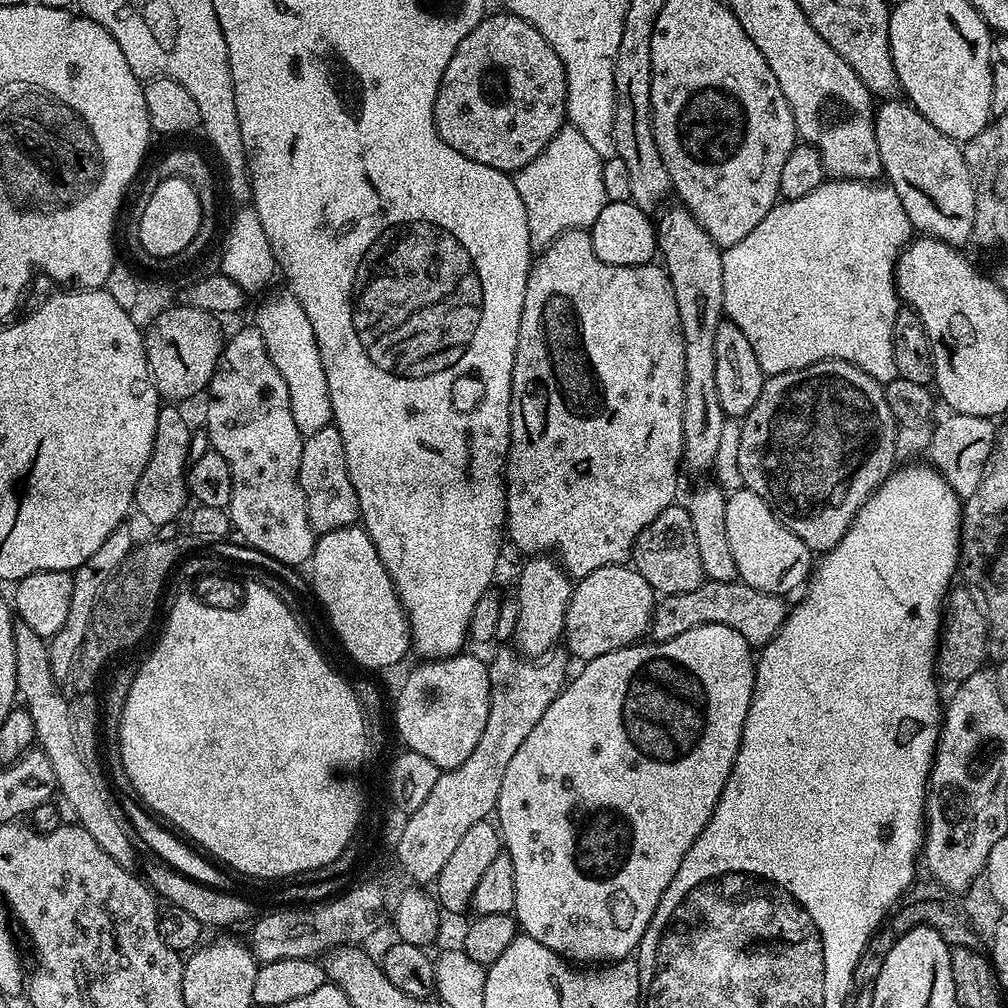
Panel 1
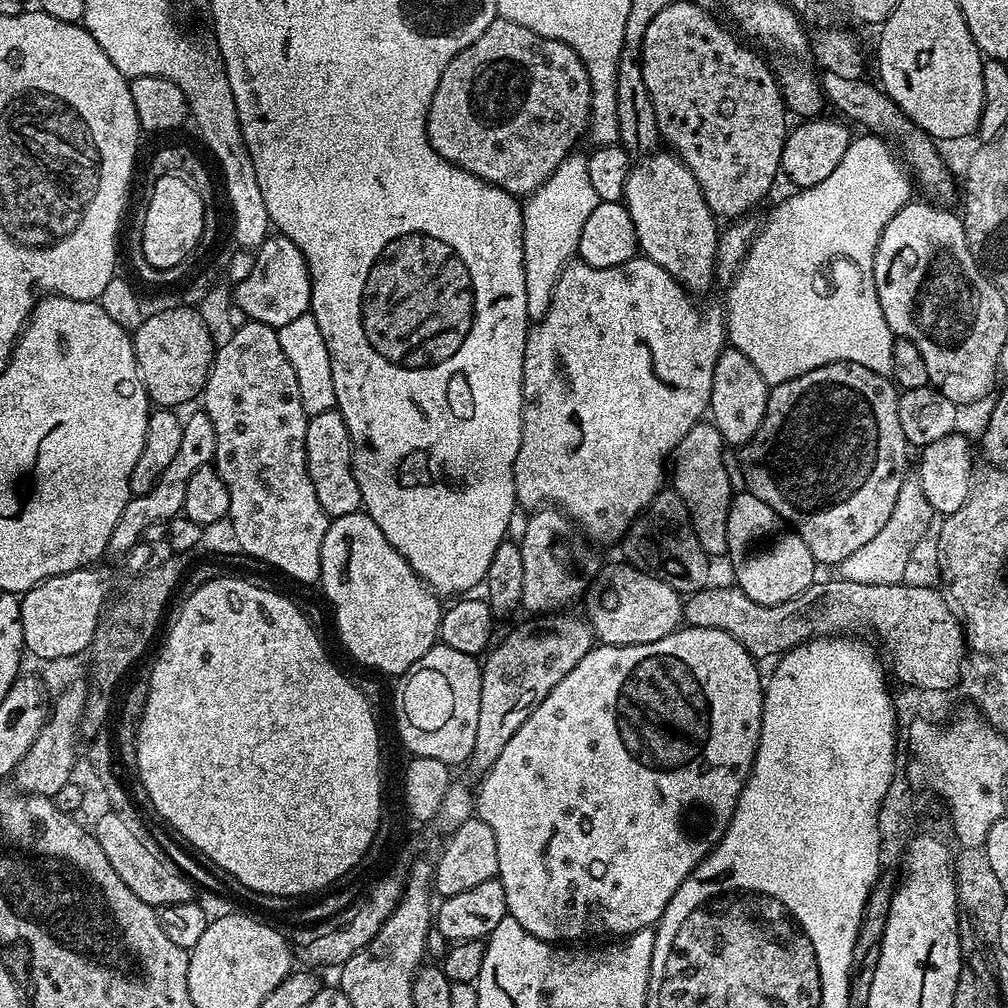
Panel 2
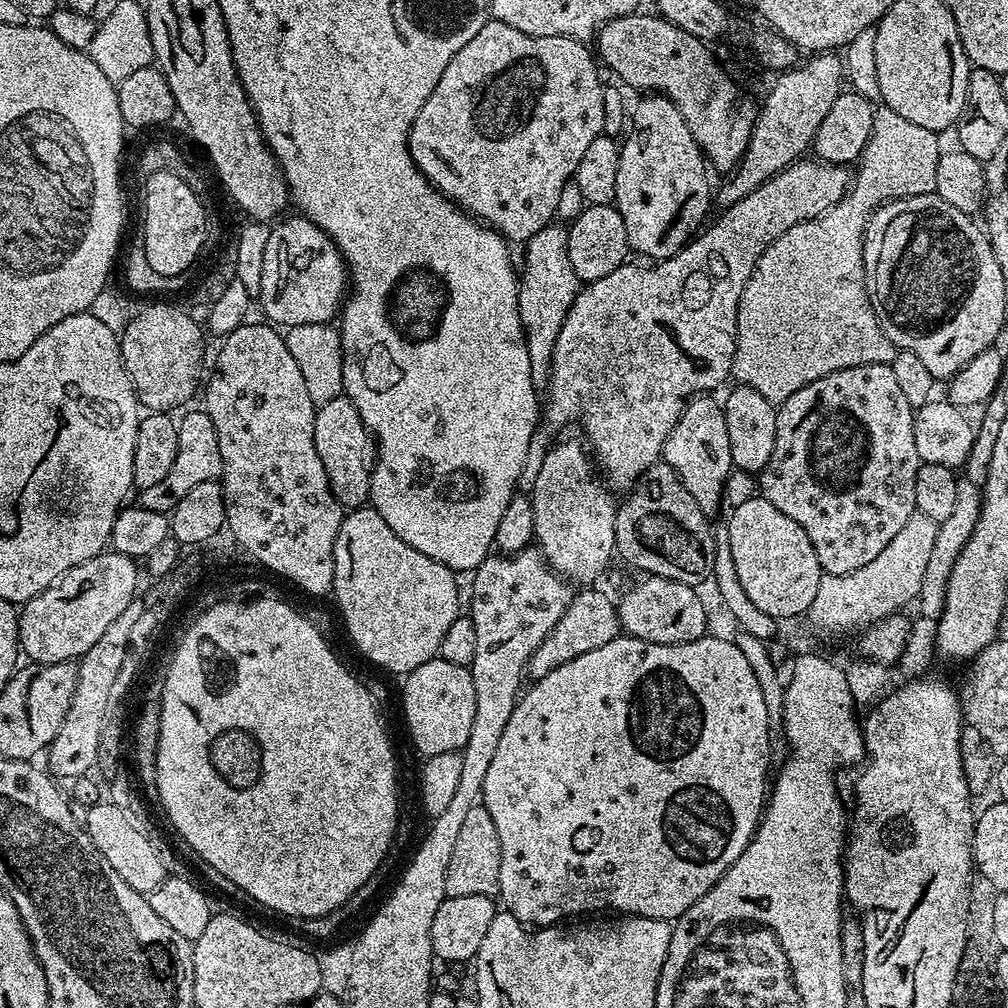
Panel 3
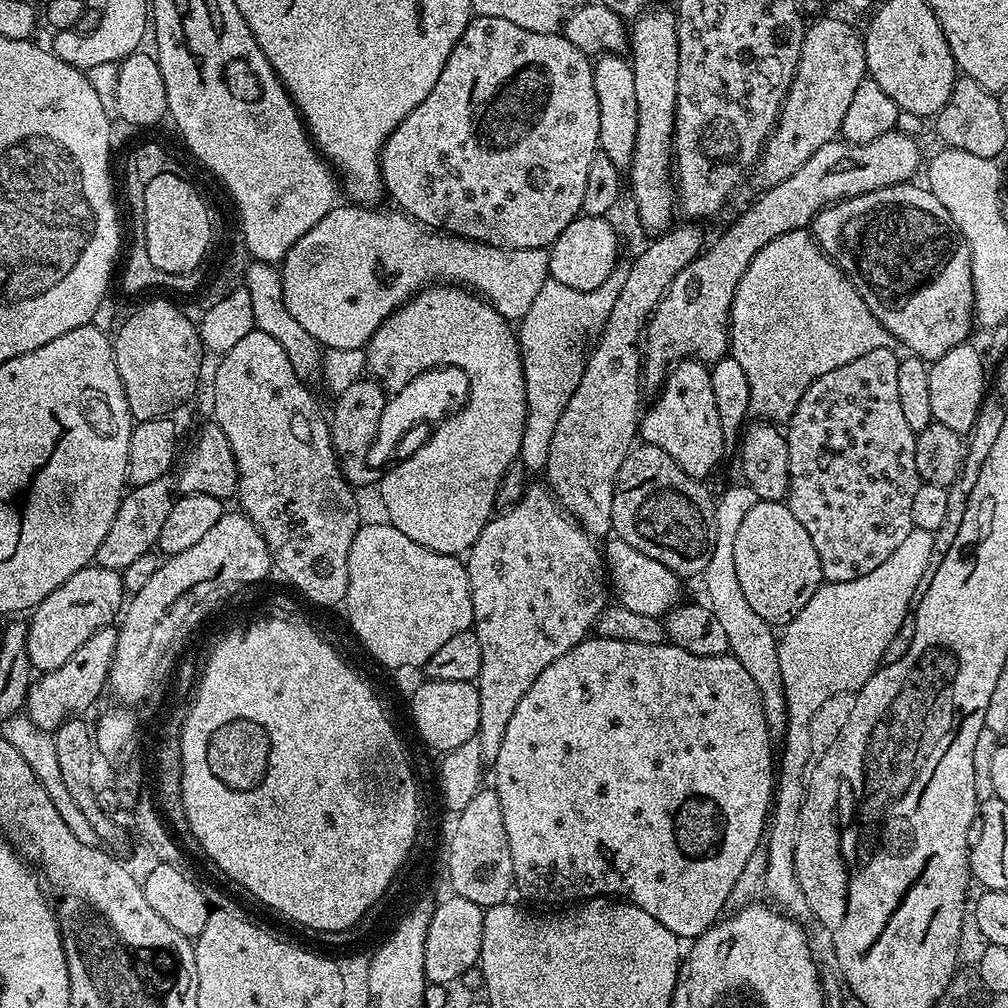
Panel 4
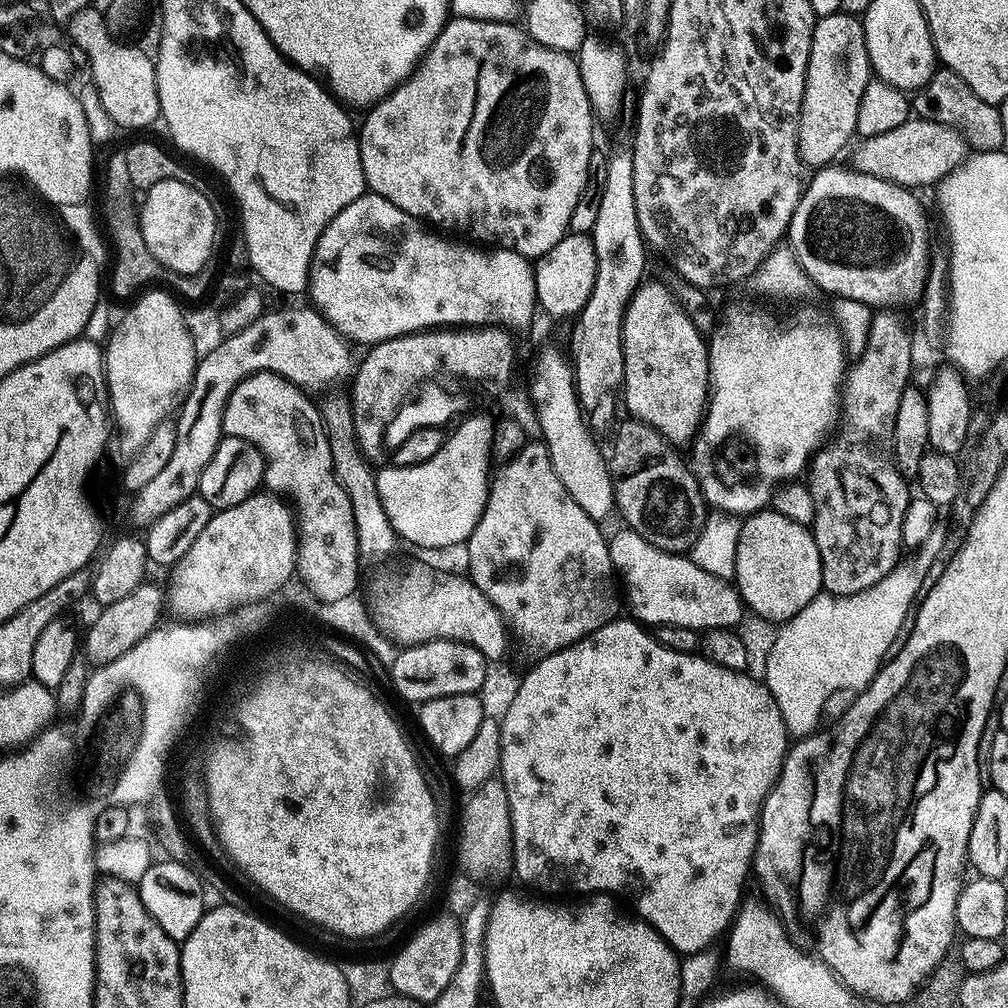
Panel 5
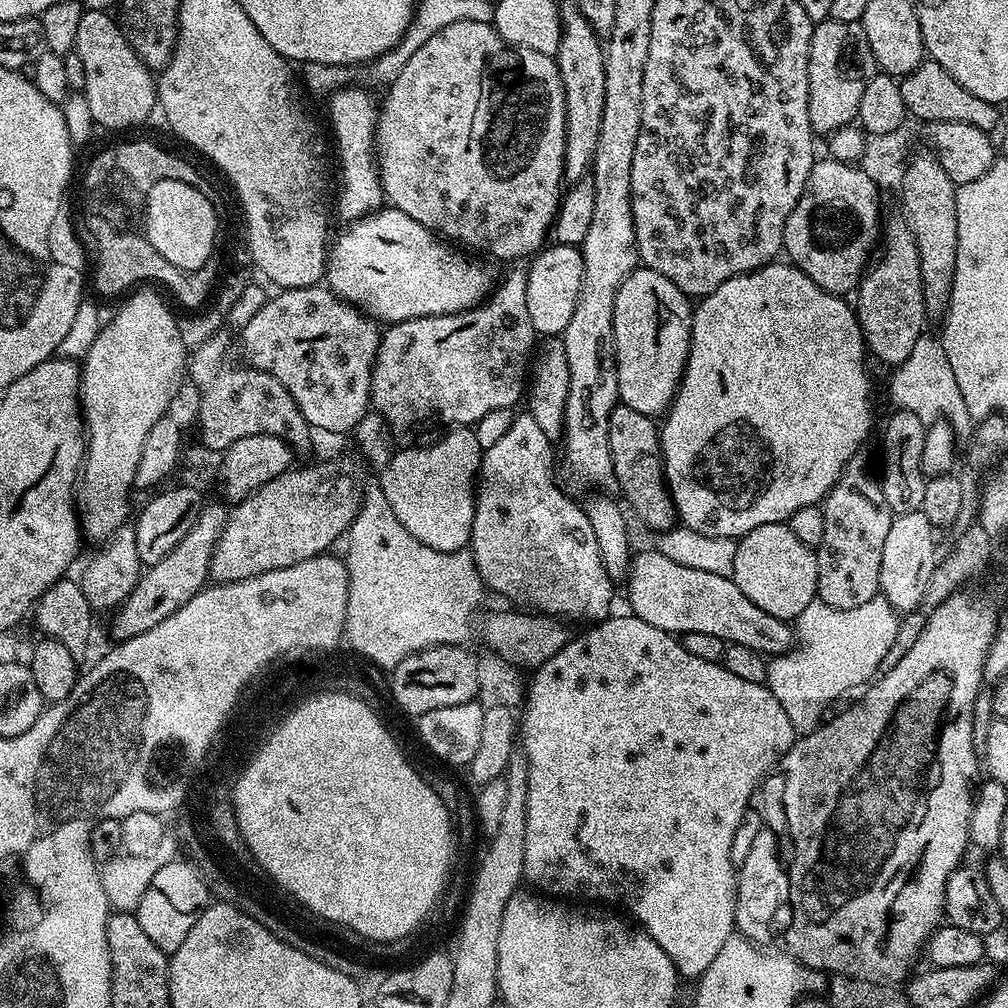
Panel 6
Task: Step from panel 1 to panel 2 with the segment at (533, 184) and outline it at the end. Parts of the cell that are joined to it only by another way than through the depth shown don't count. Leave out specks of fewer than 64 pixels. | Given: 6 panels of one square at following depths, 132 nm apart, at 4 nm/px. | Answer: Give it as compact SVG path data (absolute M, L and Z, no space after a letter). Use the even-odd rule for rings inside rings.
M569 154L546 178L546 182L527 197L522 226L522 258L526 274L526 310L529 321L544 317L550 306L550 298L562 270L578 253L578 242L582 238L582 226L590 218L594 206L601 200L590 183L586 170L587 155Z

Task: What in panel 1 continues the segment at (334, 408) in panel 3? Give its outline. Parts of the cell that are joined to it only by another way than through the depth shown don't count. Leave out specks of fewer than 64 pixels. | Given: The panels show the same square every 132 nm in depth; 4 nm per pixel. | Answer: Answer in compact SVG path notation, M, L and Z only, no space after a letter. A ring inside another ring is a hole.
M335 423L304 437L300 485L306 502L306 514L313 532L323 534L330 530L353 527L360 520L358 494L346 466L346 446L342 446L342 434Z

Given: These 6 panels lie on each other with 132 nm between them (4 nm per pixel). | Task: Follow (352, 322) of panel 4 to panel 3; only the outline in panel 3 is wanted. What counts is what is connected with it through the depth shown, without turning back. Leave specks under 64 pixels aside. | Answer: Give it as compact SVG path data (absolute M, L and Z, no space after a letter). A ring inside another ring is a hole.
M295 214L289 220L281 219L279 222L273 223L268 230L268 237L266 238L266 255L262 257L262 286L260 287L260 294L258 303L260 308L265 312L267 319L273 325L281 326L285 329L293 328L294 326L302 326L303 324L332 324L337 319L338 313L341 311L342 305L346 299L346 293L350 288L350 268L344 262L344 255L341 254L340 248L332 241L332 237L328 233L323 232L314 222L310 222L302 214Z

